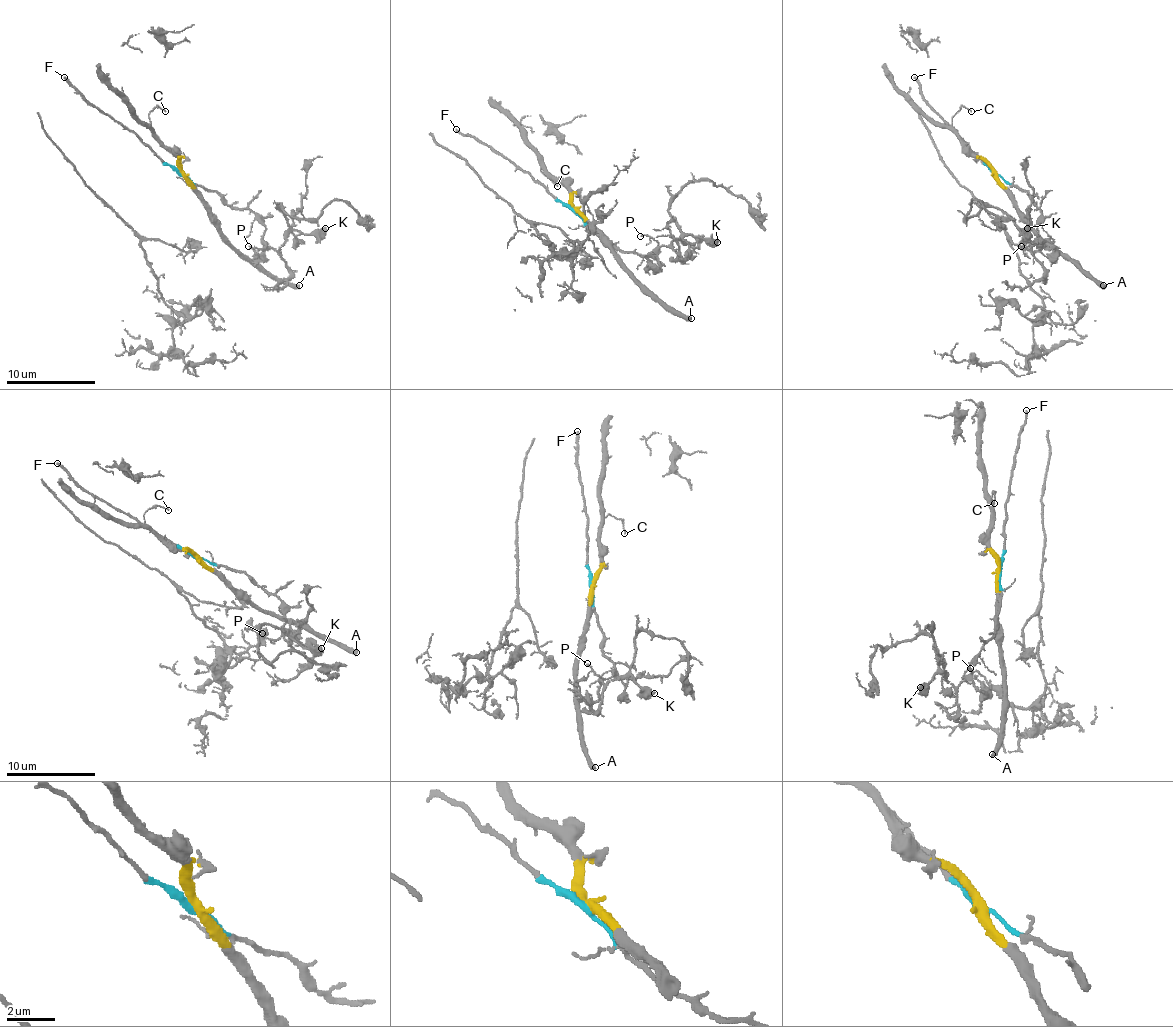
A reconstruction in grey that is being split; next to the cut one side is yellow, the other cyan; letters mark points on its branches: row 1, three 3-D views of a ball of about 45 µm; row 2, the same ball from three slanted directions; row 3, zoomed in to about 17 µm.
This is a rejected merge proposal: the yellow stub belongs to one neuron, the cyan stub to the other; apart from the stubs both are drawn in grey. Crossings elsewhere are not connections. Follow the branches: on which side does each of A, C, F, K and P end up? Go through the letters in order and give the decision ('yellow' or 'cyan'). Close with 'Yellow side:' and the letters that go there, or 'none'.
A: yellow
C: yellow
F: cyan
K: cyan
P: cyan
Yellow side: A, C

